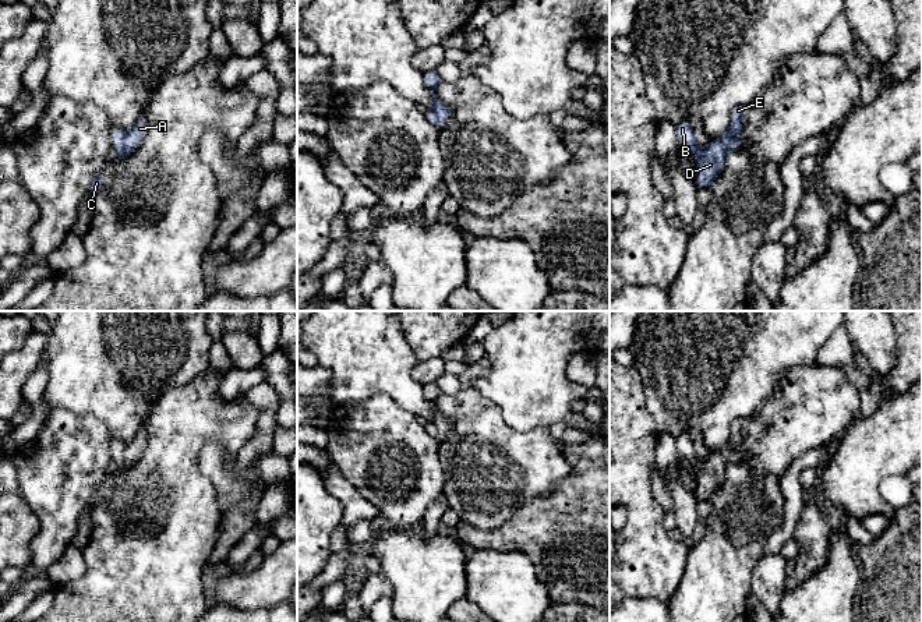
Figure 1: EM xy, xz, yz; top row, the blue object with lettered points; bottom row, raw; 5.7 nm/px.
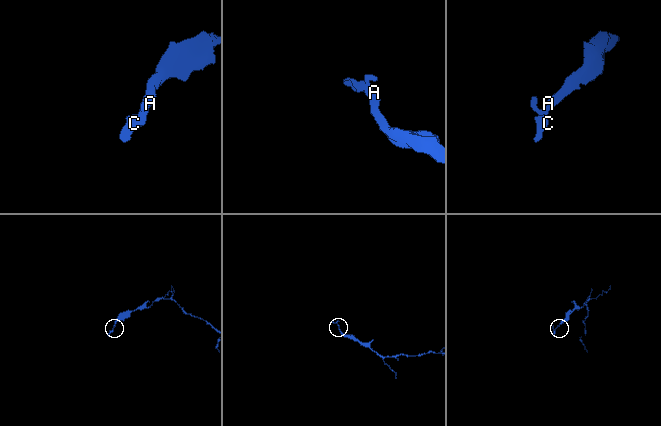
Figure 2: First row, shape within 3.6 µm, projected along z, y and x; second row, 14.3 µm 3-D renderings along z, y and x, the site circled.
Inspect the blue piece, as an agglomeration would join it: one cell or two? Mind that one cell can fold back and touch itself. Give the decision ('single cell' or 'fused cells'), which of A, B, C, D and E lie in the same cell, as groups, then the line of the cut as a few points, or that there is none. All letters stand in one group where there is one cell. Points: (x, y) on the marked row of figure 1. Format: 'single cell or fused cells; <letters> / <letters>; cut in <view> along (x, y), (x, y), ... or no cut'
single cell; A B C D E; no cut

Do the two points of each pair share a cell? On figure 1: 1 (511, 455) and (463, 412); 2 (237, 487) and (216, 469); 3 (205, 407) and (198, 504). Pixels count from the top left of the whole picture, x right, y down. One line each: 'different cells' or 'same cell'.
1: same cell
2: same cell
3: same cell

